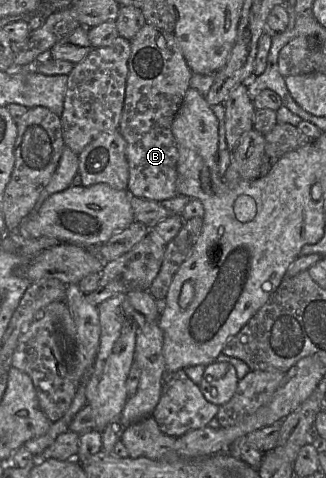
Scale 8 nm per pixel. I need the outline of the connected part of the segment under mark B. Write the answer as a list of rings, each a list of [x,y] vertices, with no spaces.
[[[148,24],[131,40],[128,69],[124,106],[118,128],[127,143],[128,190],[134,196],[161,202],[178,196],[178,150],[172,124],[190,87],[193,72],[173,33]]]

